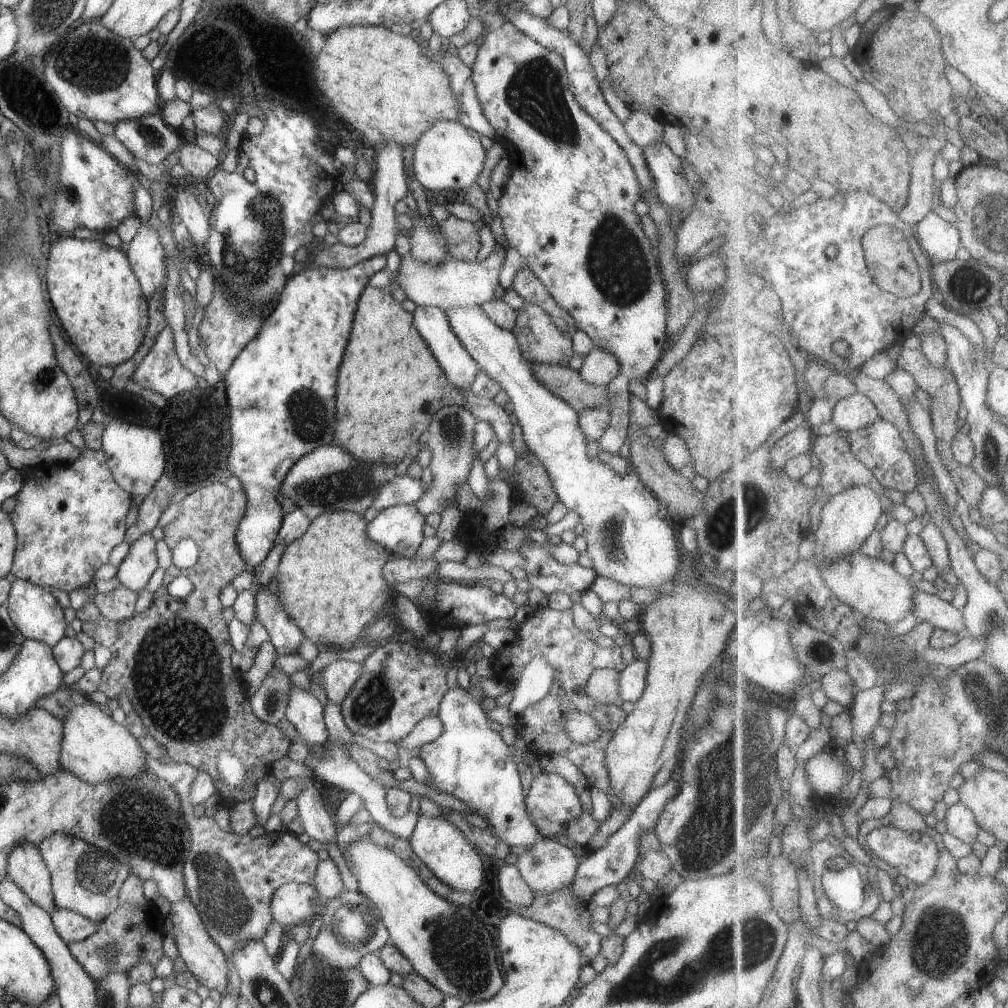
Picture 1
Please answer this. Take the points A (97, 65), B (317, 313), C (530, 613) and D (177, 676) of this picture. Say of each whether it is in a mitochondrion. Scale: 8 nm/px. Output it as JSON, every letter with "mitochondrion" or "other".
{"A":"mitochondrion","B":"other","C":"other","D":"mitochondrion"}

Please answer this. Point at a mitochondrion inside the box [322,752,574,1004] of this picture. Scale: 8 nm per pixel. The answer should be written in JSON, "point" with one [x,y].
{"point":[468,971]}

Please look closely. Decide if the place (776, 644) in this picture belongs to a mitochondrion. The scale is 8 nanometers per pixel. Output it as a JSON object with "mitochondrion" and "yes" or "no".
{"mitochondrion":"yes"}

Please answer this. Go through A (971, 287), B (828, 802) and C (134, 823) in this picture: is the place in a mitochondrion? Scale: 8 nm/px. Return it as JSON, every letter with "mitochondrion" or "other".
{"A":"mitochondrion","B":"other","C":"mitochondrion"}

